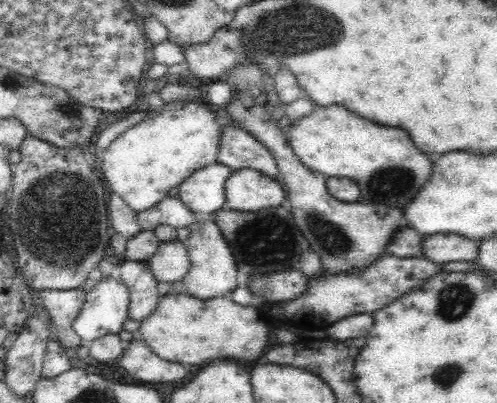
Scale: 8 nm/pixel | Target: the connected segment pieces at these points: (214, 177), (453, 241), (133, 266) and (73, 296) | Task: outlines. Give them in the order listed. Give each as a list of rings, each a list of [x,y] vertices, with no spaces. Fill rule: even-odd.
[[[218,162],[208,164],[188,176],[178,184],[178,197],[193,213],[214,214],[225,207],[226,191],[224,184],[233,174],[233,169]]]
[[[434,234],[422,236],[424,257],[432,262],[475,262],[478,260],[480,241],[456,234]]]
[[[124,259],[120,269],[120,279],[128,285],[130,295],[129,318],[138,322],[148,319],[155,312],[160,298],[158,281],[148,261]]]
[[[80,286],[75,289],[44,290],[40,292],[44,311],[52,318],[53,339],[59,341],[65,349],[74,353],[79,346],[85,344],[74,331],[74,320],[80,314],[85,302],[86,292]]]

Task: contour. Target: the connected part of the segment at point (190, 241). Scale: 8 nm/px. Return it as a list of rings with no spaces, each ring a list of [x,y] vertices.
[[[195,220],[187,227],[190,234],[184,243],[190,259],[190,270],[181,280],[185,288],[183,292],[200,300],[229,296],[236,288],[238,267],[236,259],[232,255],[232,249],[228,245],[228,241],[224,239],[224,235],[222,235],[216,221],[198,222]]]

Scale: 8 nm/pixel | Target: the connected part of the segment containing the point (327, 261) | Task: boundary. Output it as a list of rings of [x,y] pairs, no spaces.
[[[232,94],[228,108],[225,108],[234,120],[234,125],[254,135],[274,156],[279,169],[279,180],[286,188],[287,205],[290,208],[296,226],[305,240],[305,246],[320,256],[323,270],[328,274],[348,274],[364,270],[374,264],[380,256],[387,254],[386,246],[392,244],[394,232],[406,224],[401,208],[386,204],[344,202],[332,197],[326,187],[327,178],[304,166],[289,147],[286,133],[276,120],[270,119],[265,105],[246,107]]]

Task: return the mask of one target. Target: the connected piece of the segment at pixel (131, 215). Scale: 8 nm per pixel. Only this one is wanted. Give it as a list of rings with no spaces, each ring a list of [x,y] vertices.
[[[108,191],[107,198],[106,207],[111,232],[117,232],[120,236],[130,240],[132,236],[136,236],[143,230],[136,218],[136,212],[124,202],[121,196]]]

